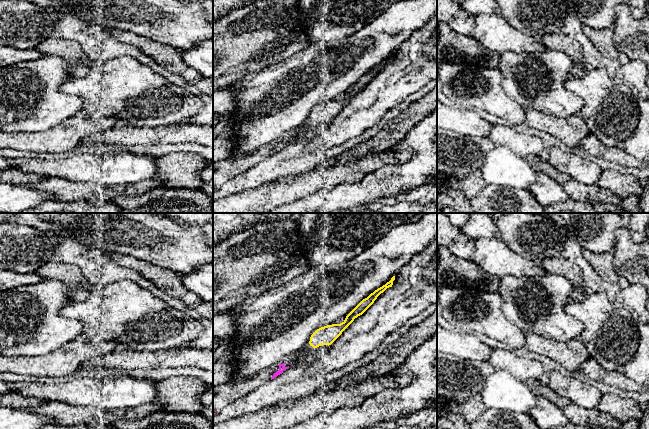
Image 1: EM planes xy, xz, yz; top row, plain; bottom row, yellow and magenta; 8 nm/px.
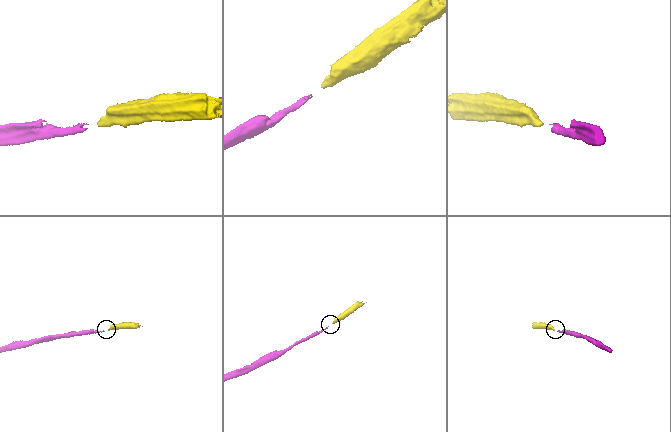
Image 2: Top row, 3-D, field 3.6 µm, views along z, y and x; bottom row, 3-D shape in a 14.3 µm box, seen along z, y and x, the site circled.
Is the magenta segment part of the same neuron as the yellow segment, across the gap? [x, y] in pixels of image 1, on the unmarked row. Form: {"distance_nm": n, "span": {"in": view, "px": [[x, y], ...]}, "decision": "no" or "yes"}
{"distance_nm": 240, "span": {"in": "xz", "px": [[310, 121], [288, 142]]}, "decision": "yes"}

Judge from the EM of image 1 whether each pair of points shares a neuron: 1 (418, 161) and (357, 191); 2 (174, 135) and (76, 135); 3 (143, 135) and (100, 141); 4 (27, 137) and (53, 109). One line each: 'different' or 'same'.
1: same
2: different
3: same
4: different

